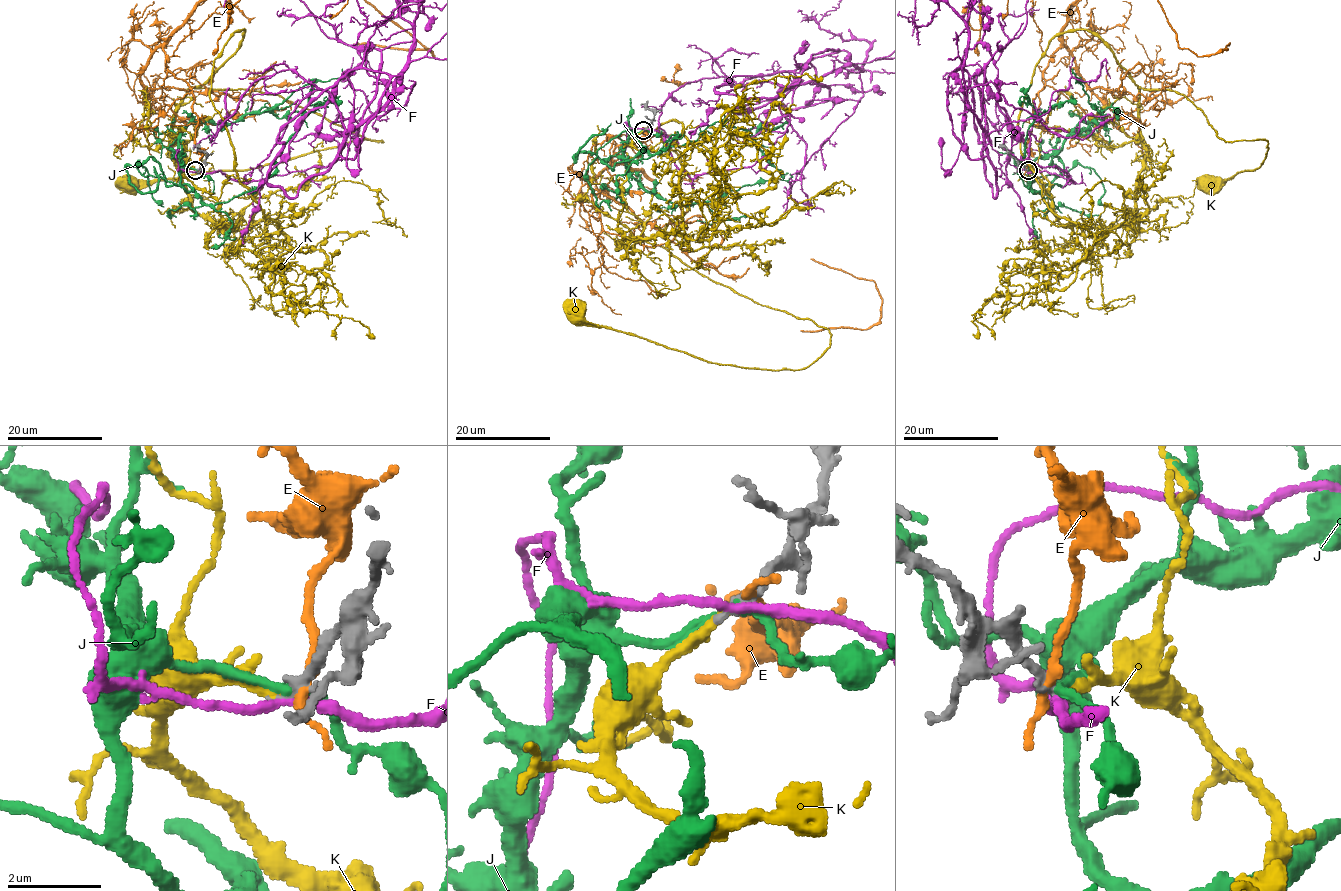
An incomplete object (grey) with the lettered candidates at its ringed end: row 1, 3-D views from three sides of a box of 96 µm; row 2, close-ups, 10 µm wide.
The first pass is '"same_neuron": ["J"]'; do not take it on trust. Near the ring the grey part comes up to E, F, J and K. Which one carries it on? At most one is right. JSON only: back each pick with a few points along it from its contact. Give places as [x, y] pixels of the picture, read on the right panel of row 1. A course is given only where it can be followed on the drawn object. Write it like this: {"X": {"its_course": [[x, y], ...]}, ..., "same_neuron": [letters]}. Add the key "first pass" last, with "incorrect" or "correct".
{"K": {"its_course": [[1028, 171], [1063, 224], [1132, 229], [1139, 88], [1171, 90], [1224, 141], [1268, 142], [1256, 169], [1207, 181]]}, "same_neuron": ["K"], "first pass": "incorrect"}

